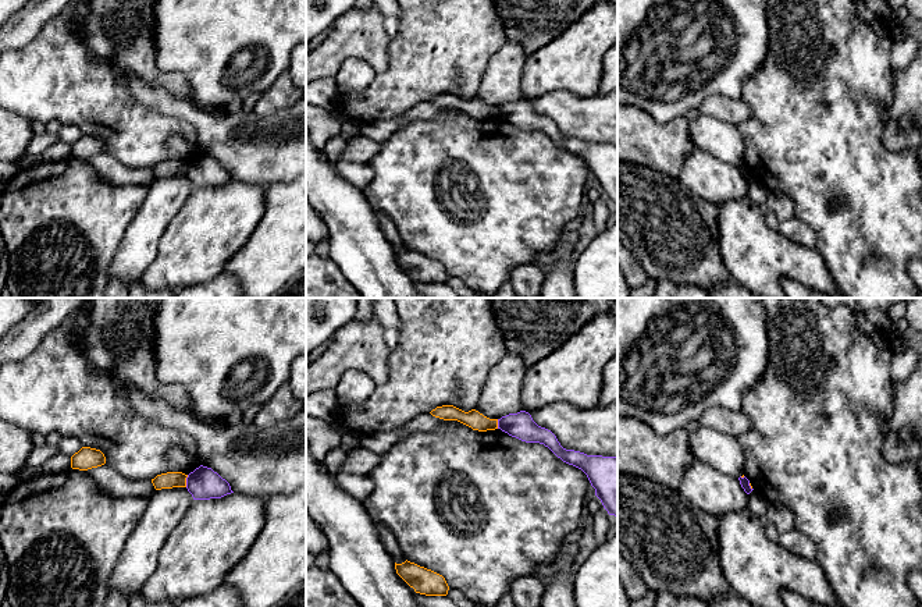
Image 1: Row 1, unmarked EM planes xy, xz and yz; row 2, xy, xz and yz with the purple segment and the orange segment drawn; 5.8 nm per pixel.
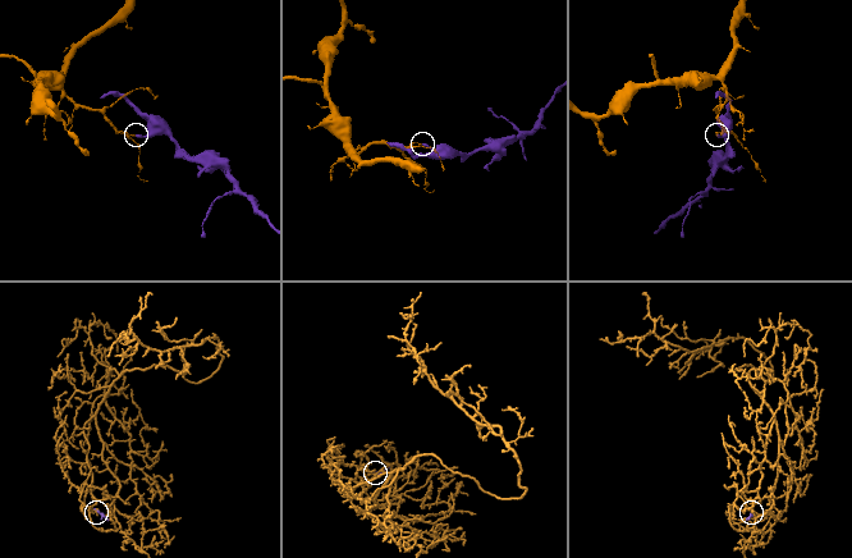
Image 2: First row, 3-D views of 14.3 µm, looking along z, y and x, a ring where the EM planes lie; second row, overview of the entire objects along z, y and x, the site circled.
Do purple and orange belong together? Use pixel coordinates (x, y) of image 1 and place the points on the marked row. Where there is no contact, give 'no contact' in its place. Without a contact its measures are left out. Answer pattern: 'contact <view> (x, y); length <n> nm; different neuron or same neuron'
contact xy (187, 481); length 70 nm; different neuron

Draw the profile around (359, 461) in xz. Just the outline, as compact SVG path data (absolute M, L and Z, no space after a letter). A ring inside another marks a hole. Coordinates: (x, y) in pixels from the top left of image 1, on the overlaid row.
M356 447L345 457L338 471L364 475L380 464L381 457L382 454L373 452L363 447Z

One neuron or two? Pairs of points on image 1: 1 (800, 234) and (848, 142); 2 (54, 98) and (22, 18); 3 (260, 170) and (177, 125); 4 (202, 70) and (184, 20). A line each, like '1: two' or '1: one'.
1: two
2: two
3: two
4: one

